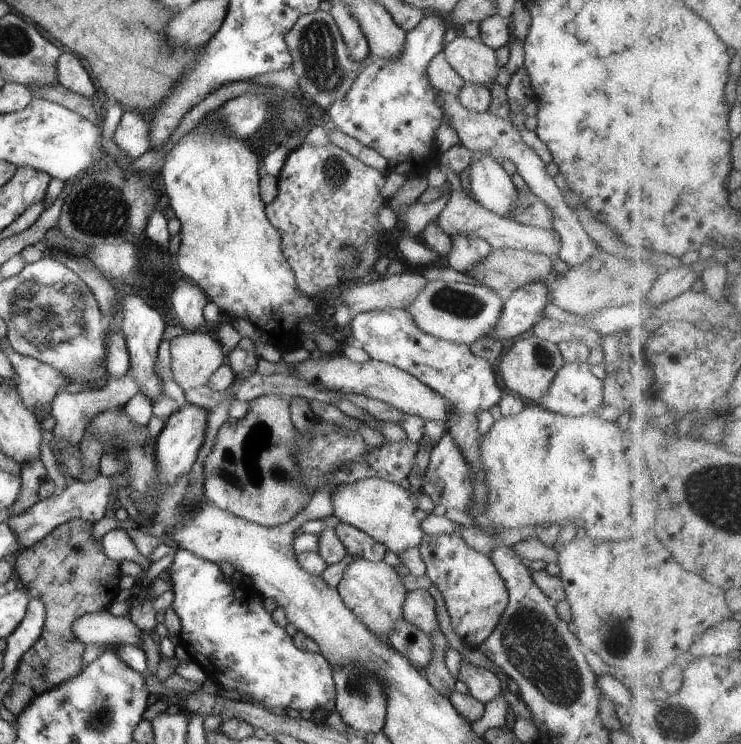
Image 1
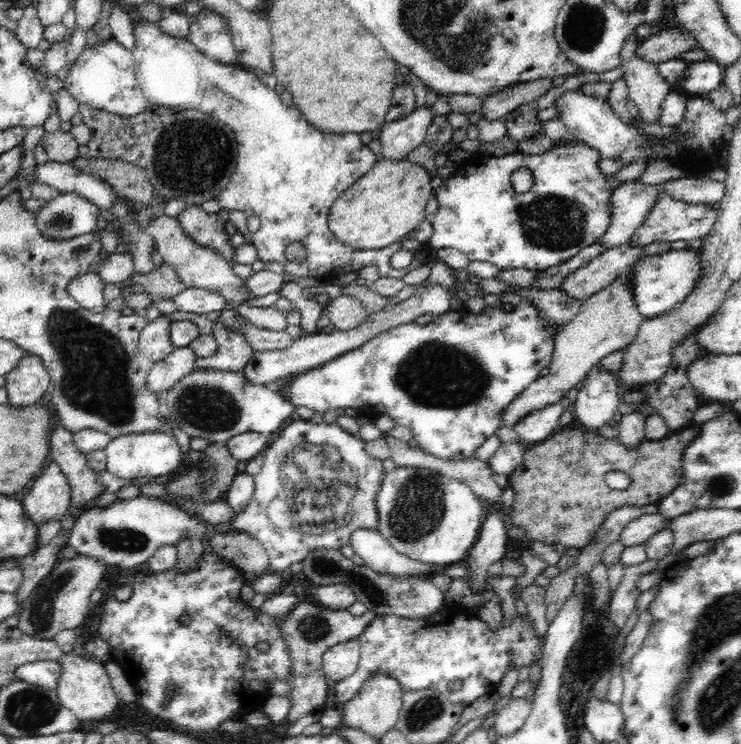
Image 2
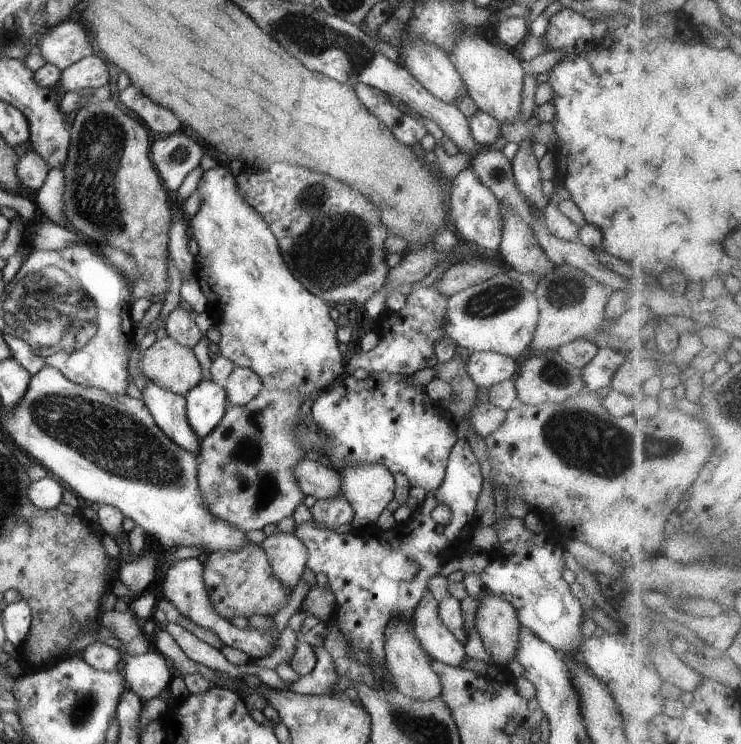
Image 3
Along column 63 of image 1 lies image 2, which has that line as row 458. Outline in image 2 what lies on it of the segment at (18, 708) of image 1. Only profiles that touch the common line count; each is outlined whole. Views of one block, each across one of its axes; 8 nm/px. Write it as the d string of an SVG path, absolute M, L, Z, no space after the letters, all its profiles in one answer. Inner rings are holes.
M690 424L685 429L672 432L667 438L650 441L644 440L640 446L625 448L616 439L610 440L593 432L559 429L551 438L542 443L536 443L527 447L522 465L517 467L509 476L510 488L515 493L515 499L509 509L511 523L519 526L530 543L538 541L544 545L553 543L562 544L566 548L584 549L591 541L600 526L604 524L604 518L622 506L646 506L657 504L662 498L666 498L670 492L676 489L683 474L684 450L700 435L701 425ZM620 471L627 473L633 479L627 490L611 490L605 476L608 472Z

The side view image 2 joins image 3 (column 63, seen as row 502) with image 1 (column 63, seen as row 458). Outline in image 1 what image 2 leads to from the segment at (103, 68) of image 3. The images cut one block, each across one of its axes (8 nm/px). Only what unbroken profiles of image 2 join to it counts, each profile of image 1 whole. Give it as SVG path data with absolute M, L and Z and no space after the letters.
M63 52L57 60L57 79L58 83L64 85L68 90L92 99L92 102L95 101L96 88L88 72L82 67L78 58L70 52Z

